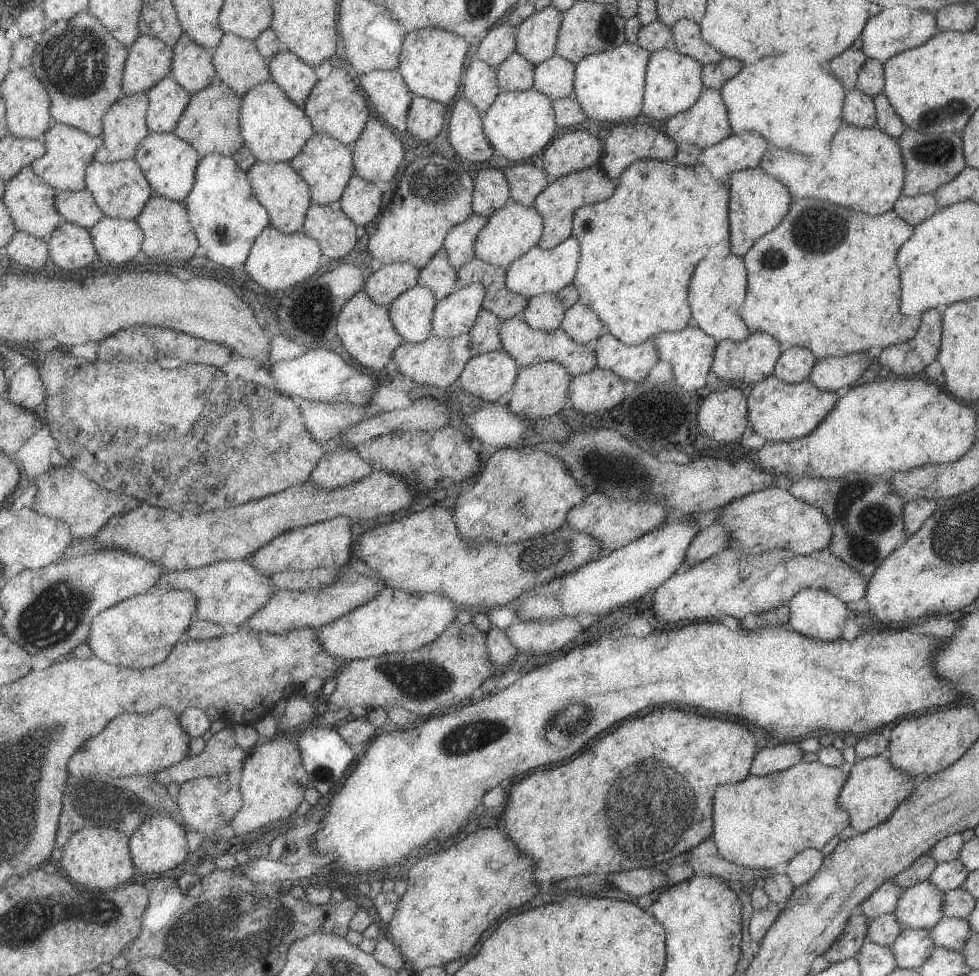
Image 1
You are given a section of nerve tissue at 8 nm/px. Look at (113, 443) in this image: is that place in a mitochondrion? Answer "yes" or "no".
yes

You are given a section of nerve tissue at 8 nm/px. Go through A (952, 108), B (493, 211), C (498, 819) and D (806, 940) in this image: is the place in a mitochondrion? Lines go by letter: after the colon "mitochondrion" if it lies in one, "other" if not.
A: mitochondrion
B: other
C: other
D: other

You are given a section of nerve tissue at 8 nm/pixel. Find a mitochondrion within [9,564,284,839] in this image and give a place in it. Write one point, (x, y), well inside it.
(52, 616)

